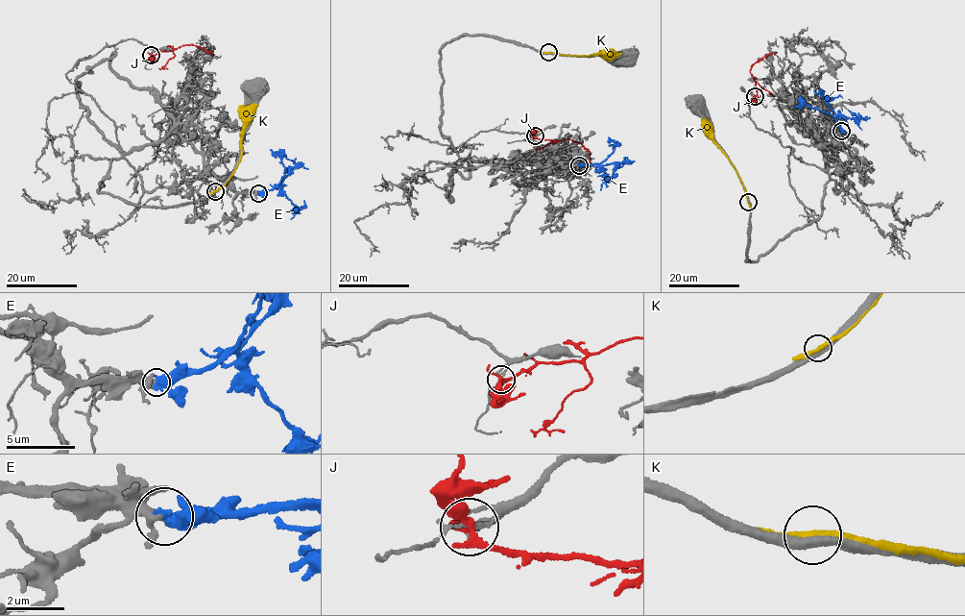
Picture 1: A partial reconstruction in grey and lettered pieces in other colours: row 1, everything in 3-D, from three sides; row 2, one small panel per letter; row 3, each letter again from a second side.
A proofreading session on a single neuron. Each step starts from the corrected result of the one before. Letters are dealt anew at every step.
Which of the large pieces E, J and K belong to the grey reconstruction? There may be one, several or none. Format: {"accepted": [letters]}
{"accepted": ["E"]}

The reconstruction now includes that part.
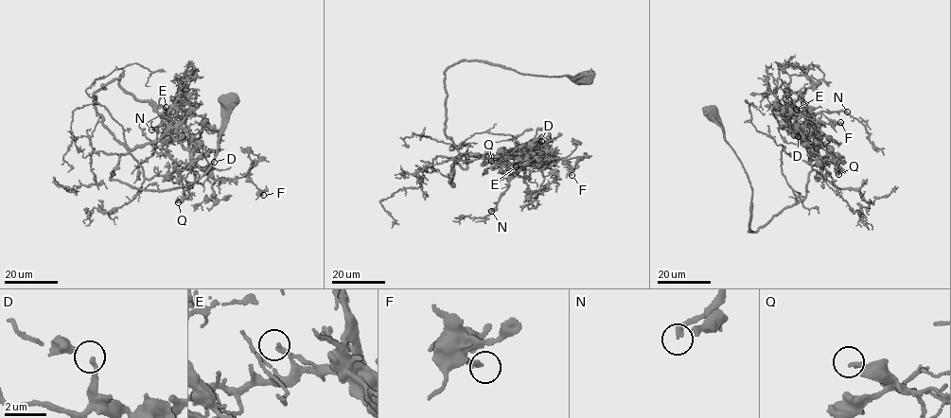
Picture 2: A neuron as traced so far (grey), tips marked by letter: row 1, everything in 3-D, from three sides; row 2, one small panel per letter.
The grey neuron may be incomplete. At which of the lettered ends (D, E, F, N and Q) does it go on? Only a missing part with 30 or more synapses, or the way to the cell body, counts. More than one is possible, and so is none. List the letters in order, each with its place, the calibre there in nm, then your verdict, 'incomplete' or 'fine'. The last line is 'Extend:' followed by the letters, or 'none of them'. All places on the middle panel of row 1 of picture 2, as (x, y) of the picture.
D: at (541, 141); 220 nm thick; fine
E: at (516, 166); 190 nm thick; fine
F: at (572, 175); 240 nm thick; fine
N: at (491, 211); 200 nm thick; incomplete
Q: at (491, 161); 320 nm thick; fine
Extend: N

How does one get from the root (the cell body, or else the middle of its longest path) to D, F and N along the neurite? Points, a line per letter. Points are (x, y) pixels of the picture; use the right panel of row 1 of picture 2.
D: (713, 113), (749, 182), (749, 232), (806, 195), (812, 166), (797, 132), (813, 143), (801, 143), (798, 136)
F: (713, 113), (749, 182), (752, 233), (806, 195), (812, 166), (797, 132), (818, 142), (818, 121), (840, 122)
N: (713, 113), (749, 182), (752, 233), (806, 195), (812, 117), (847, 112)

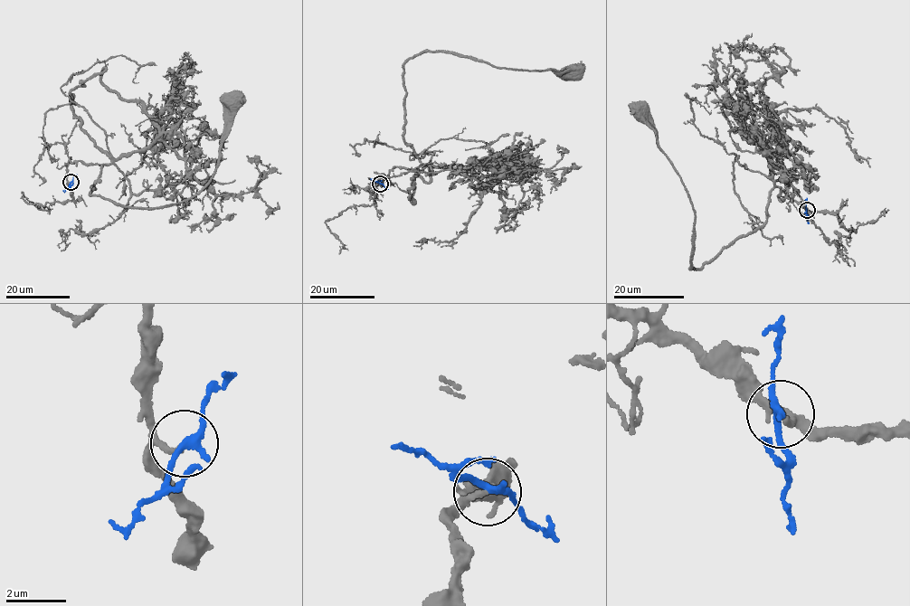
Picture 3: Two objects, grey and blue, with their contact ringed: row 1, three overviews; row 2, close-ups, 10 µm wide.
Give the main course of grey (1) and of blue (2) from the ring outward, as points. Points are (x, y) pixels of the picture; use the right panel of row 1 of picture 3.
1: (807, 209), (779, 198), (774, 187), (766, 221), (689, 267), (689, 194), (644, 112)
2: (807, 209), (808, 223)

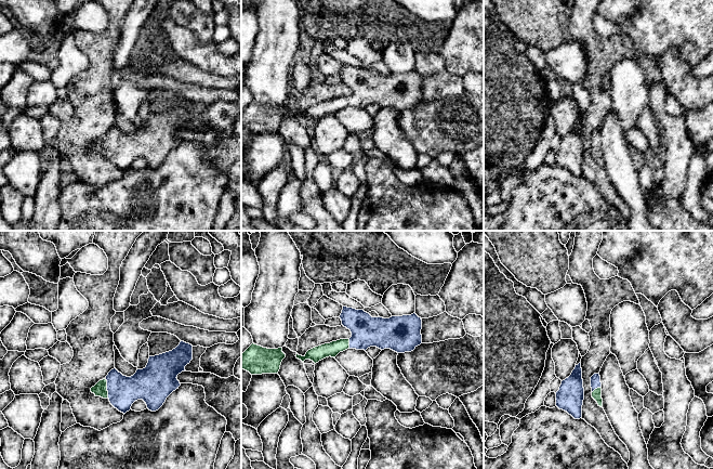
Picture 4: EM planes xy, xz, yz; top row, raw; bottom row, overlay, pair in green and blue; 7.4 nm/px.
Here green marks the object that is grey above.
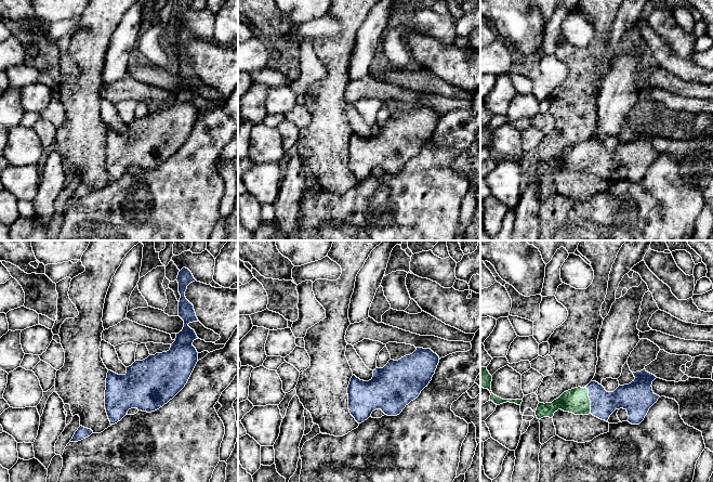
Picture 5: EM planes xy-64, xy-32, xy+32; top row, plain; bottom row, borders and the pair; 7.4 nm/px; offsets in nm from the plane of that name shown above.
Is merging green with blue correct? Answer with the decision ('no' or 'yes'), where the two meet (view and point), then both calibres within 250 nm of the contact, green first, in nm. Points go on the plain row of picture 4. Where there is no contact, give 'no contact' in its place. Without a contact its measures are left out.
yes; meets green in xy at (106, 146); 100 nm thick on the green side, 220 nm on the other

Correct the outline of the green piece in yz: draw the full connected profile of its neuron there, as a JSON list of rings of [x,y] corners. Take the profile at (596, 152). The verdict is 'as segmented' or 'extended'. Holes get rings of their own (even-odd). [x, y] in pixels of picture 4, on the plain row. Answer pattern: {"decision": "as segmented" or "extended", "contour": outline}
{"decision": "extended", "contour": [[[594,131],[591,134],[592,155],[597,159],[598,164],[603,165],[602,156],[602,140],[599,131]]]}

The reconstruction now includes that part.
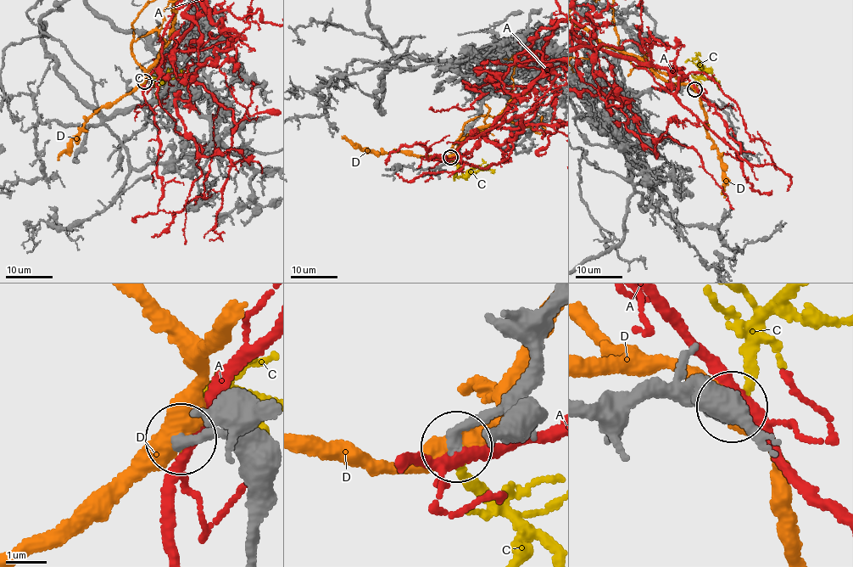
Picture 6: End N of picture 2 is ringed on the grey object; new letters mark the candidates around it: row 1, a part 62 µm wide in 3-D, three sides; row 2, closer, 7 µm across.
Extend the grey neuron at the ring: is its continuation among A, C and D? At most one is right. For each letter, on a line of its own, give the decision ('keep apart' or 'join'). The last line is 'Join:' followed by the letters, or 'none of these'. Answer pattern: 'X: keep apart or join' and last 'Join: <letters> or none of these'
A: keep apart
C: join
D: keep apart
Join: C

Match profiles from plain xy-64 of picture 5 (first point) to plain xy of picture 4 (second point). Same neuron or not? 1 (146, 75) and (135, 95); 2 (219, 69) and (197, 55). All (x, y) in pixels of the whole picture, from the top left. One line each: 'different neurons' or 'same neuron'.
1: different neurons
2: same neuron

